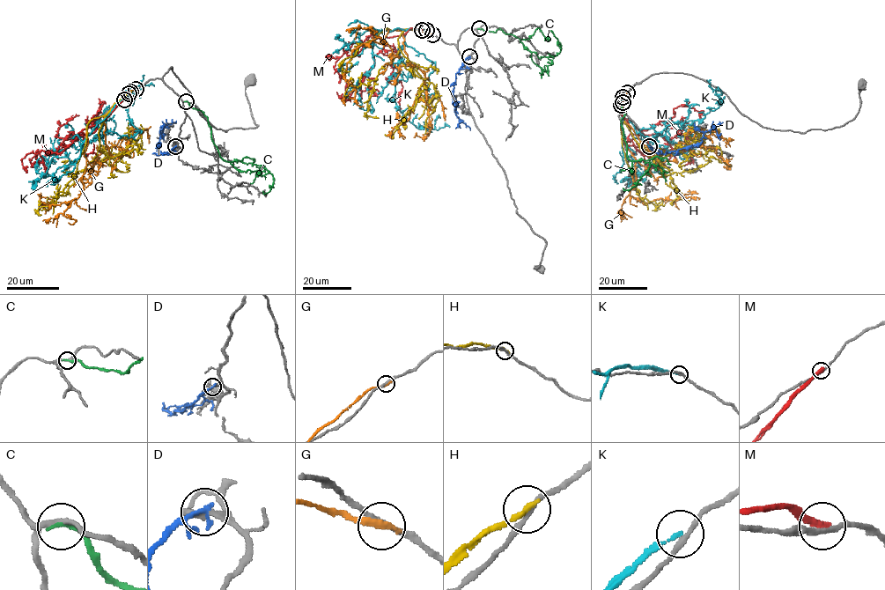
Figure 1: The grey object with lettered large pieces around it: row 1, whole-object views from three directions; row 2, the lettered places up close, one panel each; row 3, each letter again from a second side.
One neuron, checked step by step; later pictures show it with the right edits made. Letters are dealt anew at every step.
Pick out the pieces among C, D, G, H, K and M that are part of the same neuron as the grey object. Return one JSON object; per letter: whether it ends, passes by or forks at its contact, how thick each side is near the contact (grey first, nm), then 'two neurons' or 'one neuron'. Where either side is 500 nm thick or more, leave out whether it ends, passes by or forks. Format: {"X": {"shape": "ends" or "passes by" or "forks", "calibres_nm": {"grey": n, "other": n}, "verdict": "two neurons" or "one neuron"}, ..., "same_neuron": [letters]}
{"C": {"shape": "ends", "calibres_nm": {"grey": 190, "other": 240}, "verdict": "two neurons"}, "D": {"shape": "ends", "calibres_nm": {"grey": 240, "other": 240}, "verdict": "two neurons"}, "G": {"shape": "ends", "calibres_nm": {"grey": 200, "other": 320}, "verdict": "two neurons"}, "H": {"shape": "ends", "calibres_nm": {"grey": 180, "other": 280}, "verdict": "two neurons"}, "K": {"shape": "ends", "calibres_nm": {"grey": 190, "other": 150}, "verdict": "two neurons"}, "M": {"shape": "ends", "calibres_nm": {"grey": 200, "other": 320}, "verdict": "two neurons"}, "same_neuron": []}

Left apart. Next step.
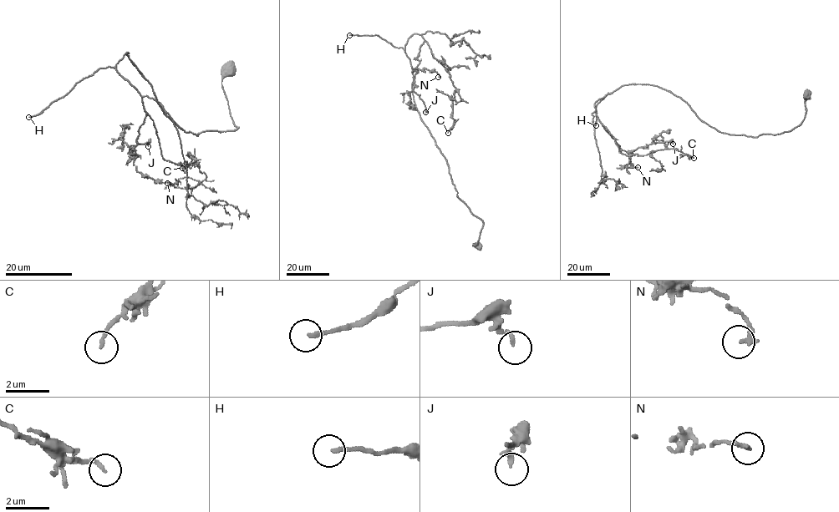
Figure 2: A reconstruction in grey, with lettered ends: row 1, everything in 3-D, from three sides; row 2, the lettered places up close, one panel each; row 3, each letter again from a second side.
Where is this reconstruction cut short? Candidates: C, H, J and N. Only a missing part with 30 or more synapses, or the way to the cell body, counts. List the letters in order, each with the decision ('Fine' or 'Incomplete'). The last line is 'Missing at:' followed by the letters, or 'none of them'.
C: Fine
H: Incomplete
J: Fine
N: Fine
Missing at: H

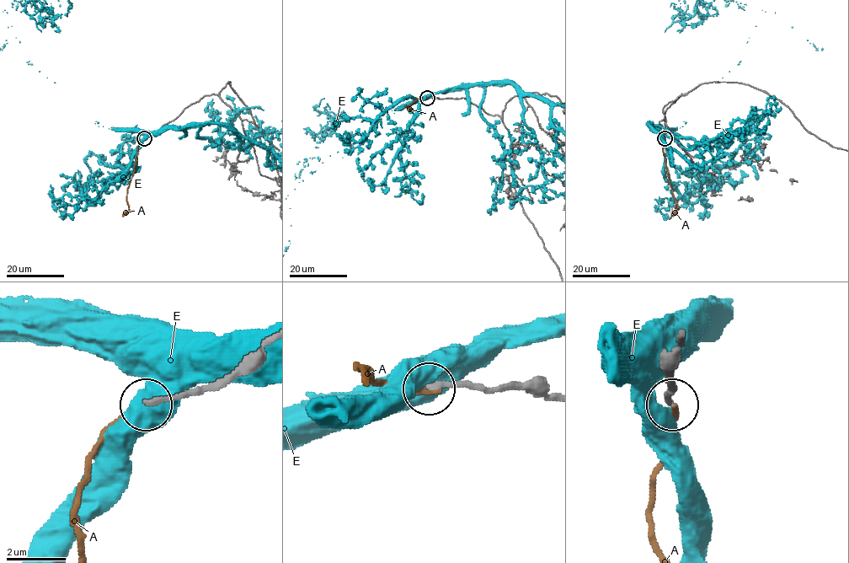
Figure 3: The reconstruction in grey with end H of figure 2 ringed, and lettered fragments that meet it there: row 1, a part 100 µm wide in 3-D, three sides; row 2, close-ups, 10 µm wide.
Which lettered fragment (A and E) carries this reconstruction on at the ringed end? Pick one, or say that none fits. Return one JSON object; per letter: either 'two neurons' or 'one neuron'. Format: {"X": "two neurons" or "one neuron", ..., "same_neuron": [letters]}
{"A": "two neurons", "E": "two neurons", "same_neuron": []}

